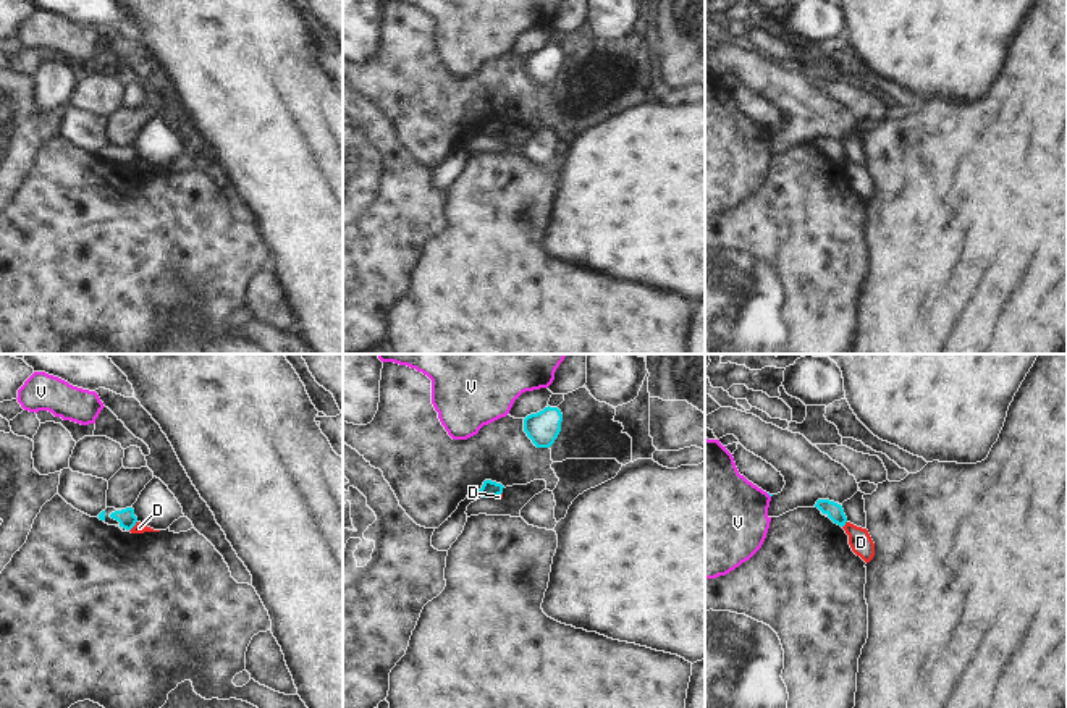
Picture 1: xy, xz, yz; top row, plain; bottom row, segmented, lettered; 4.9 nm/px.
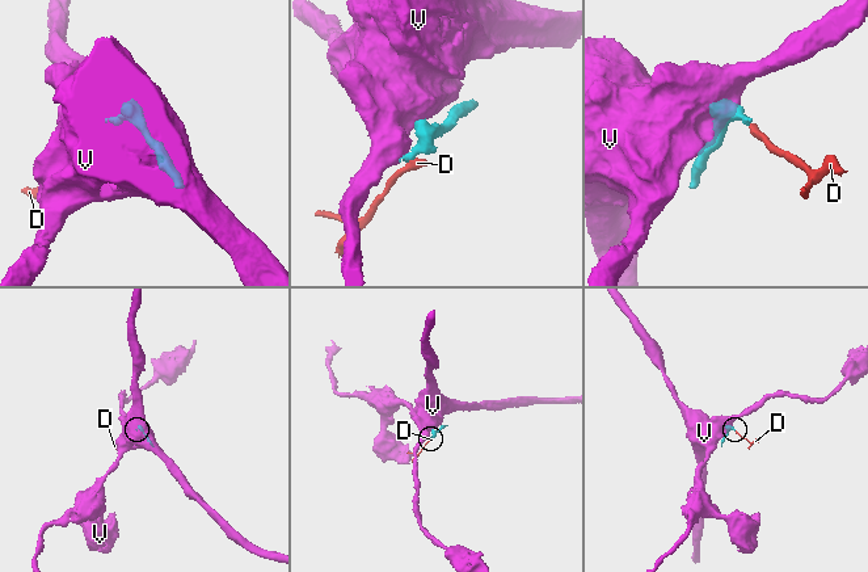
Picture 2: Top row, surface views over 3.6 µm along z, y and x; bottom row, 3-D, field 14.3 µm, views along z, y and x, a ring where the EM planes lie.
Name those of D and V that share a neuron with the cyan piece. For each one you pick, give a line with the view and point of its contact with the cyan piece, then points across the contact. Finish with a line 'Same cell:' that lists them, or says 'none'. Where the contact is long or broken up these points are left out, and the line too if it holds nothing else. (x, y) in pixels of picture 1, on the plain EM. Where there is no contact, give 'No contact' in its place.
Same cell: none.

